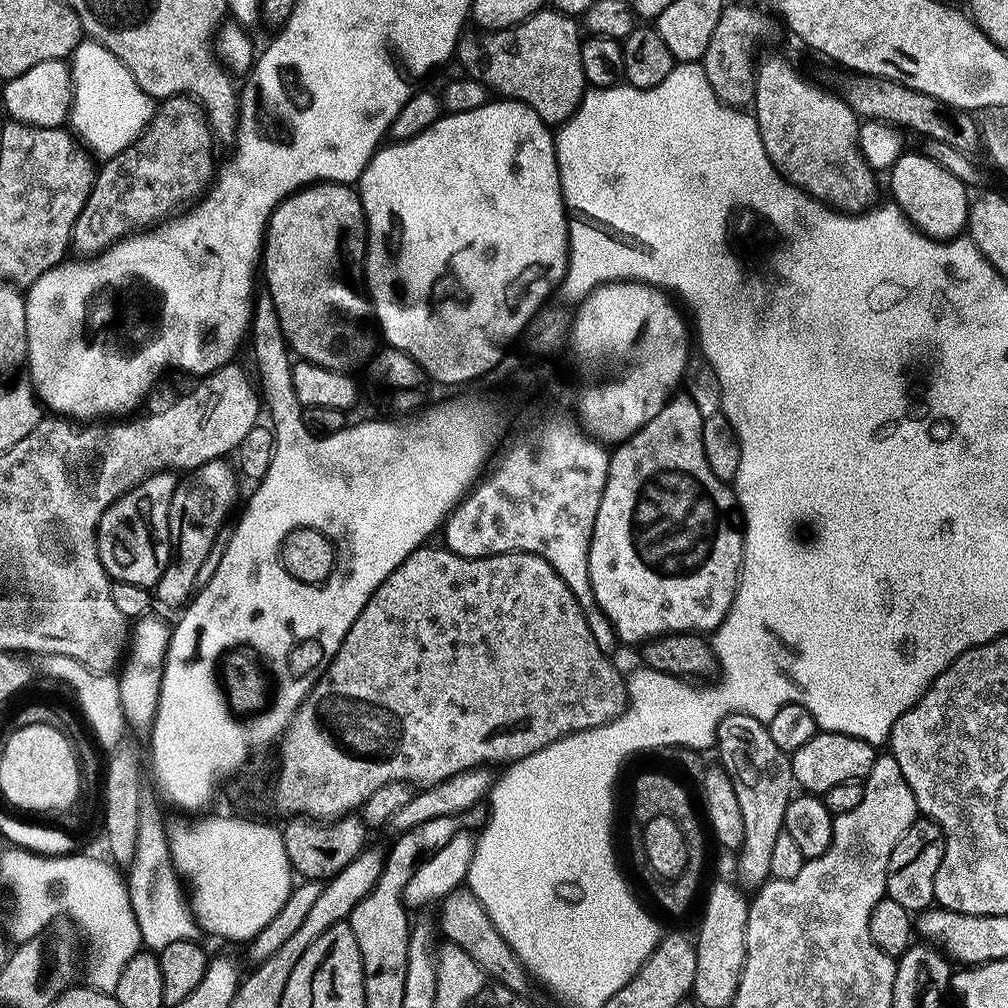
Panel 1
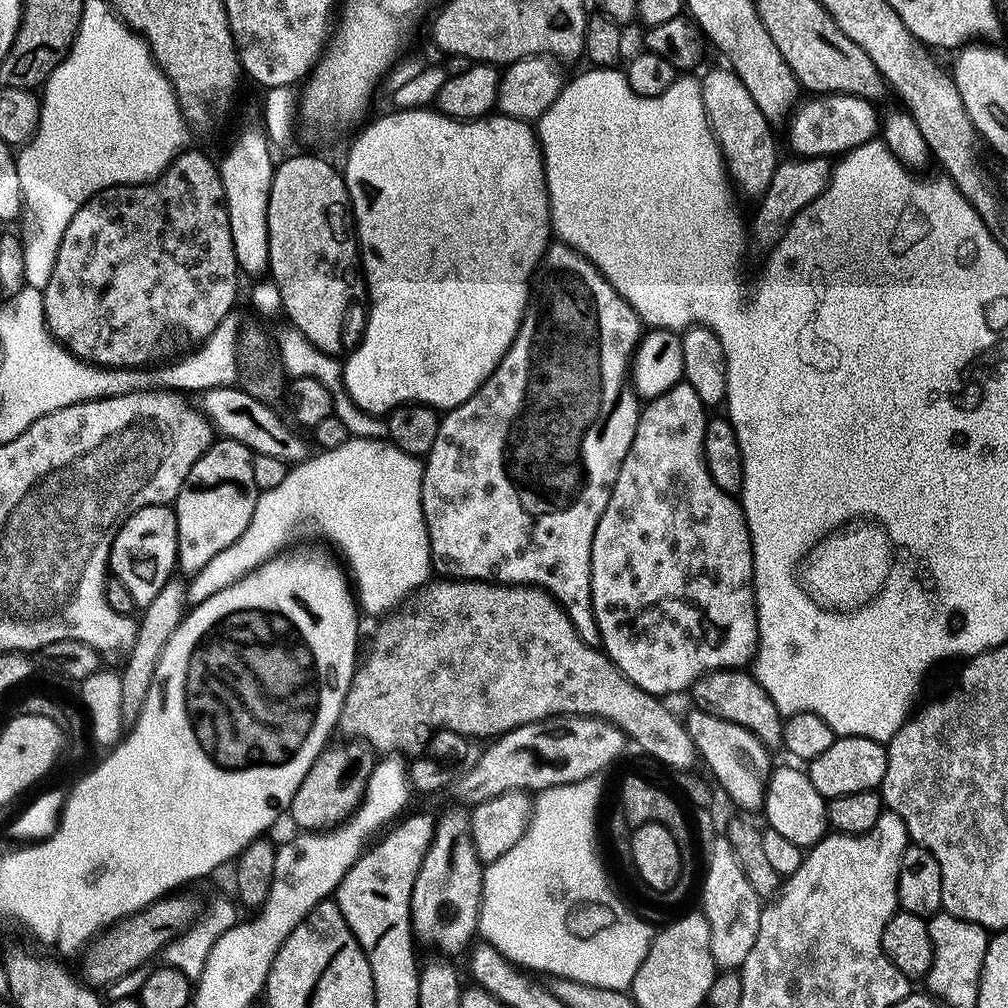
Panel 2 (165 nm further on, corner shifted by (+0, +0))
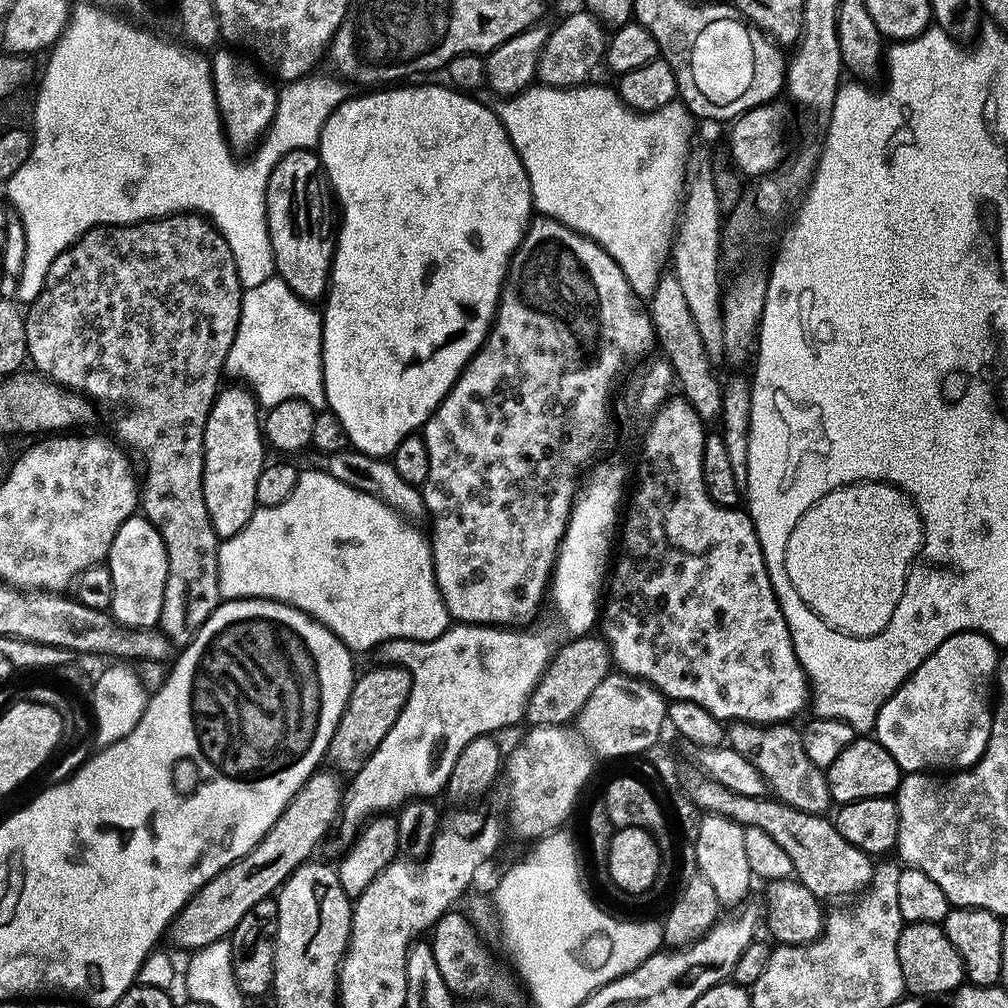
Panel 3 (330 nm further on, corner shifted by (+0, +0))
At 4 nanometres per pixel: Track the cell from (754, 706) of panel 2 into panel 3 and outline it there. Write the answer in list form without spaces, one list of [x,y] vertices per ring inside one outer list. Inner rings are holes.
[[[732,722],[727,725],[726,740],[734,751],[742,754],[742,758],[756,767],[771,795],[786,806],[815,816],[825,815],[829,811],[827,808],[833,807],[834,801],[825,769],[810,762],[806,749],[802,746],[799,727],[788,722],[766,725]]]

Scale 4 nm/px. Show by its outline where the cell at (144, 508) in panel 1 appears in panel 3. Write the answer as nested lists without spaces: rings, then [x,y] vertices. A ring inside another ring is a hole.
[[[144,515],[131,516],[126,522],[122,522],[118,534],[114,534],[114,542],[108,551],[106,563],[114,582],[110,615],[123,628],[157,627],[162,614],[168,573],[168,559],[162,534],[158,534],[158,530]]]

